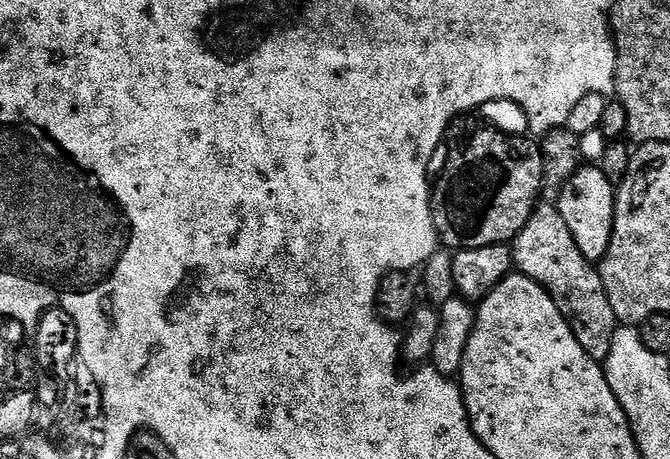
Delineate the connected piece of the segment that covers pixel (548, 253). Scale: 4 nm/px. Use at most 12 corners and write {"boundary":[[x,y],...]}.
{"boundary":[[537,204],[510,247],[574,338],[603,362],[618,321],[559,207]]}

